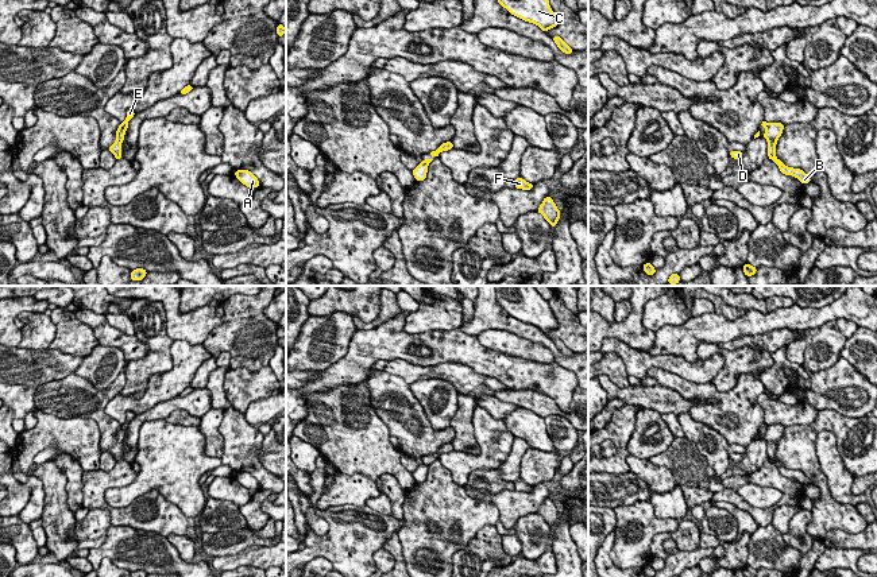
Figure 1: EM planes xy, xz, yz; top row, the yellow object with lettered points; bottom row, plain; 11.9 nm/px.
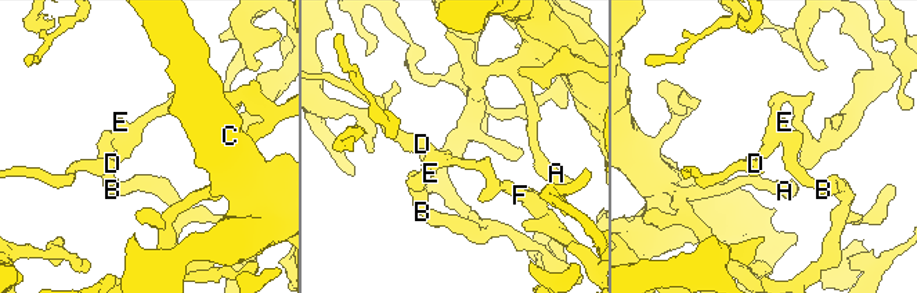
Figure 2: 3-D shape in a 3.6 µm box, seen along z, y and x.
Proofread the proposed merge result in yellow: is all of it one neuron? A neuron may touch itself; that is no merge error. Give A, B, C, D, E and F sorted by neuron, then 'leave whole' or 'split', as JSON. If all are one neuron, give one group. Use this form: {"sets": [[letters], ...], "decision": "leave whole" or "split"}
{"sets": [["A", "B", "C"], ["D", "E", "F"]], "decision": "split"}

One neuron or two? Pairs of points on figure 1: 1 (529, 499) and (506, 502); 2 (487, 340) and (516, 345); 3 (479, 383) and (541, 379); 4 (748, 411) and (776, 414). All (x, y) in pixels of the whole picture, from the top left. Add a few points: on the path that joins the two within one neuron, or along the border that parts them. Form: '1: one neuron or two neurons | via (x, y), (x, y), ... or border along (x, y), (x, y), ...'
1: one neuron | via (524, 502), (512, 502)
2: one neuron | via (494, 340), (509, 344)
3: two neurons | border along (471, 367), (478, 372), (494, 376), (507, 388)
4: two neurons | border along (764, 391), (757, 398), (764, 421)

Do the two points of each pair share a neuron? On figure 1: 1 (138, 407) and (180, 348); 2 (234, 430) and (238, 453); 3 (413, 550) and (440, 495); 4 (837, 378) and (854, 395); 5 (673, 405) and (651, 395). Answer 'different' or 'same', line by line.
1: same
2: same
3: same
4: same
5: same

